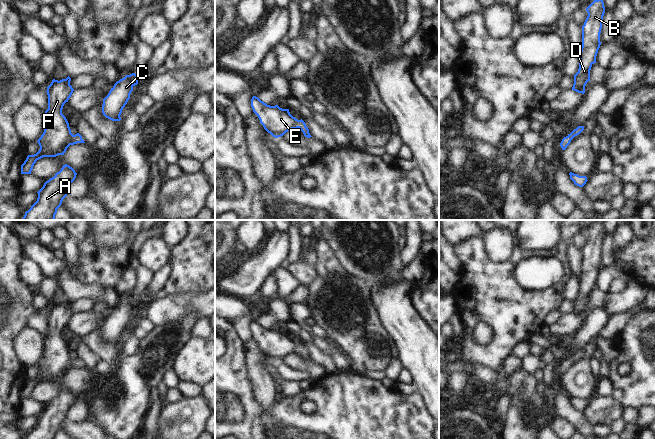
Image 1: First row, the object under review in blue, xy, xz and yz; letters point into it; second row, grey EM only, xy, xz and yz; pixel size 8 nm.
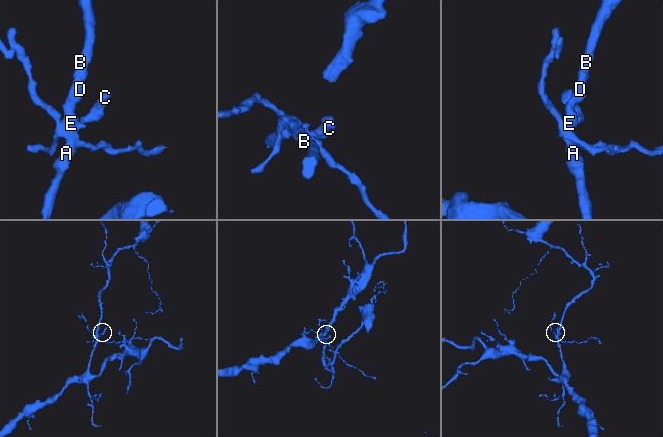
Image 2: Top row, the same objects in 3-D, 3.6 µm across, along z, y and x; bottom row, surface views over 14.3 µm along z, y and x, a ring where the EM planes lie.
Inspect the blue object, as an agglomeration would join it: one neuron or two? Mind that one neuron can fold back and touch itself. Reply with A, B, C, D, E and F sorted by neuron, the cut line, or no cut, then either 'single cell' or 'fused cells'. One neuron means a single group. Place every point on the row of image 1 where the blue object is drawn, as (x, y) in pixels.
A B C D E F; no cut; single cell

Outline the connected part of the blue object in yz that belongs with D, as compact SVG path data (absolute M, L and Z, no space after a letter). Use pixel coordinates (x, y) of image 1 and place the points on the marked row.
M594 0L587 8L588 16L582 26L582 47L579 54L579 69L574 75L572 90L585 93L585 86L590 81L590 70L596 63L596 56L600 48L600 33L605 13L603 0Z

